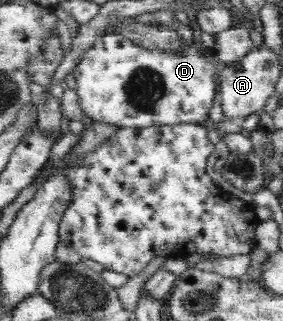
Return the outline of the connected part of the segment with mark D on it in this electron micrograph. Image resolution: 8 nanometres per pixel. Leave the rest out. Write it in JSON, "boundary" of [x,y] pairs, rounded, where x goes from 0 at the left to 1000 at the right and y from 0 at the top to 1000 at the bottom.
{"boundary":[[[375,106],[346,115],[318,156],[286,181],[261,215],[269,287],[279,333],[300,364],[339,383],[378,383],[420,399],[516,399],[530,389],[625,389],[636,383],[710,386],[739,364],[753,333],[753,302],[767,296],[767,234],[795,215],[799,199],[753,159],[724,165],[717,146],[696,146],[689,121],[661,140],[640,121],[633,150],[519,153],[452,125],[428,106]]]}

